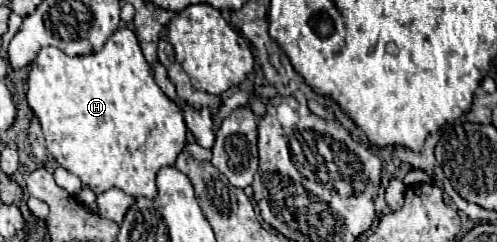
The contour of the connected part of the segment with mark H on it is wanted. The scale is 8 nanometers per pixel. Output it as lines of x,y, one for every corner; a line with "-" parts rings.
128,28
116,30
100,52
88,56
68,56
56,46
42,48
30,64
26,98
42,124
48,152
62,168
76,174
82,184
96,194
116,186
134,198
144,196
152,200
158,192
158,170
174,166
178,152
186,146
184,114
154,82
152,66
144,60
136,34

